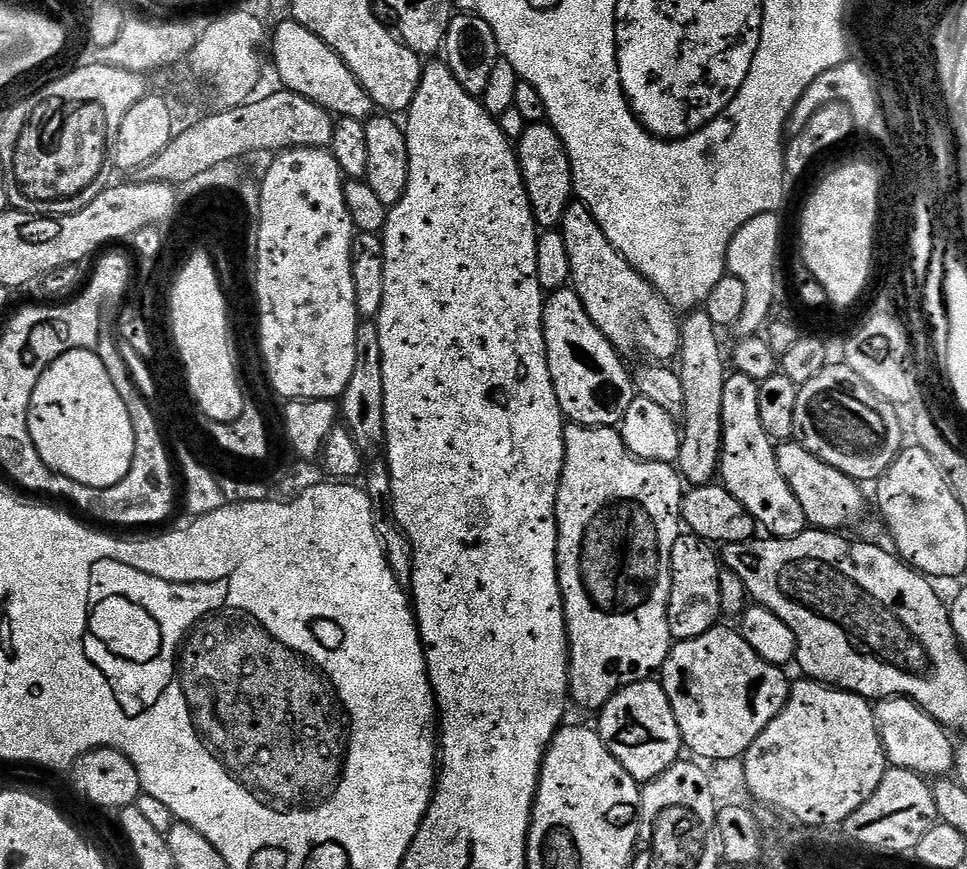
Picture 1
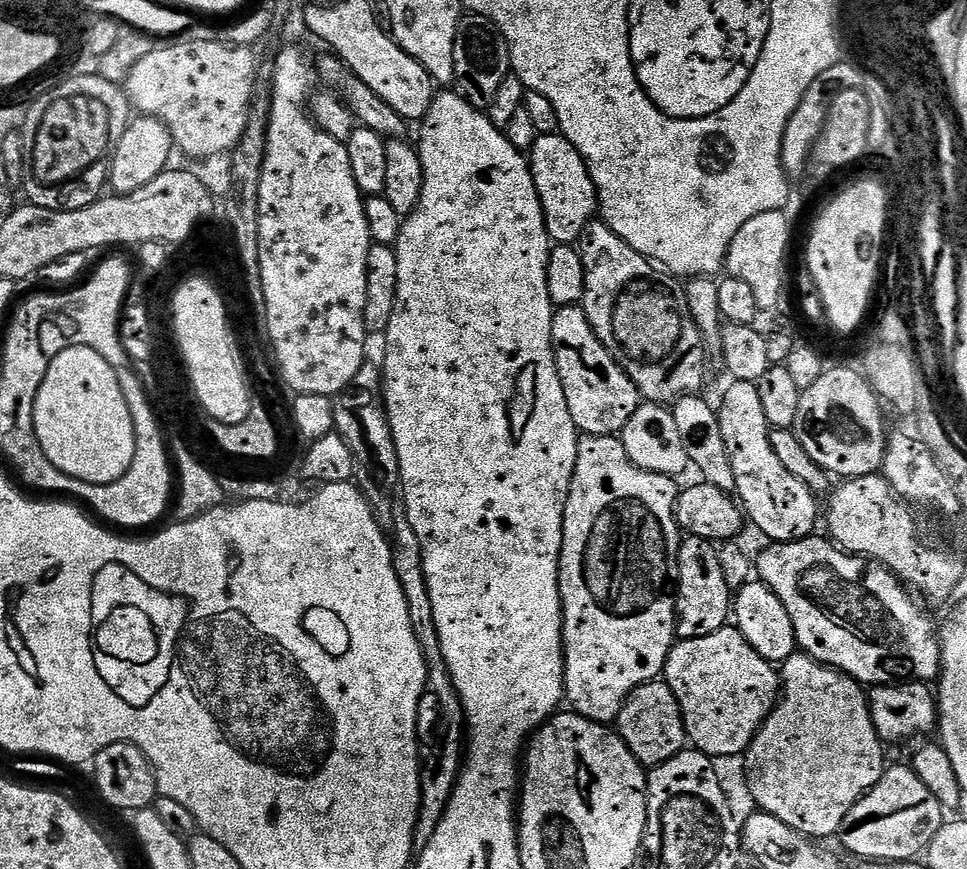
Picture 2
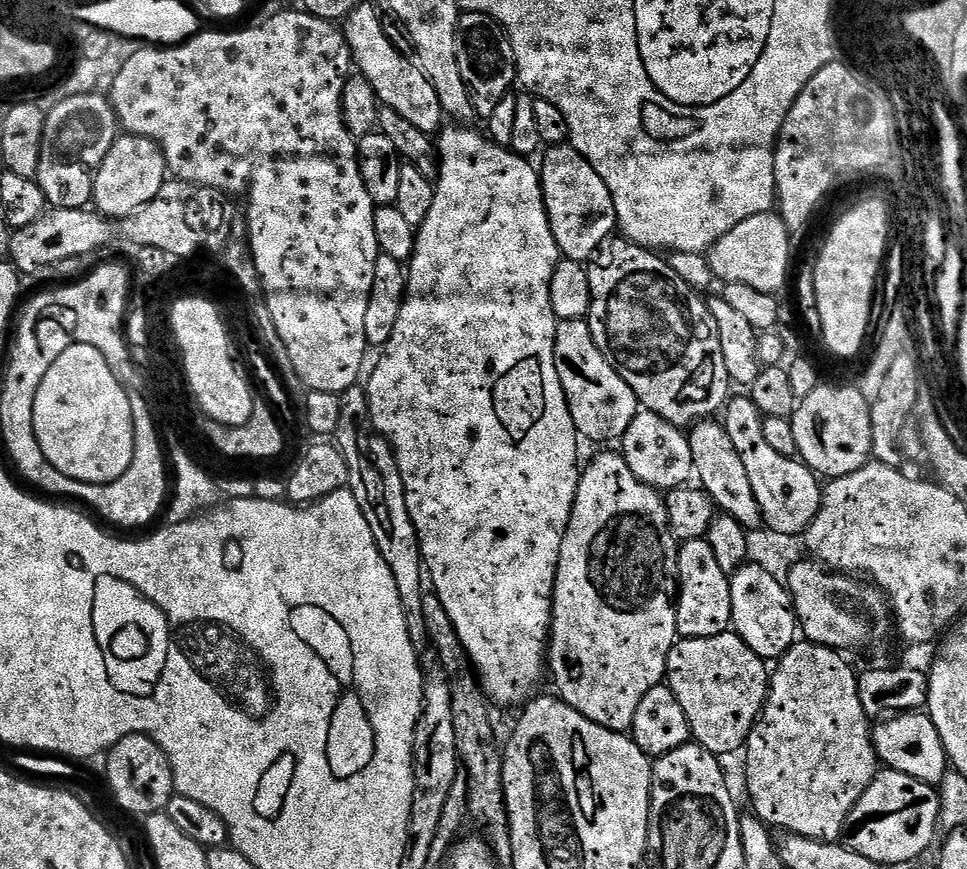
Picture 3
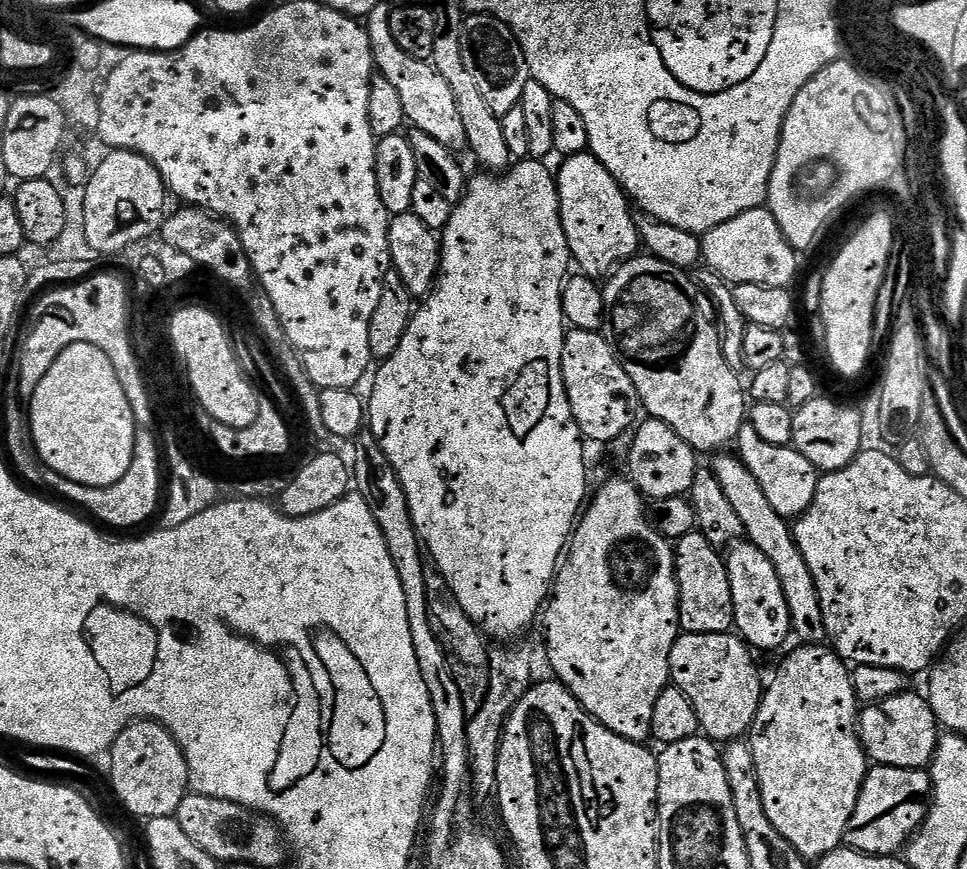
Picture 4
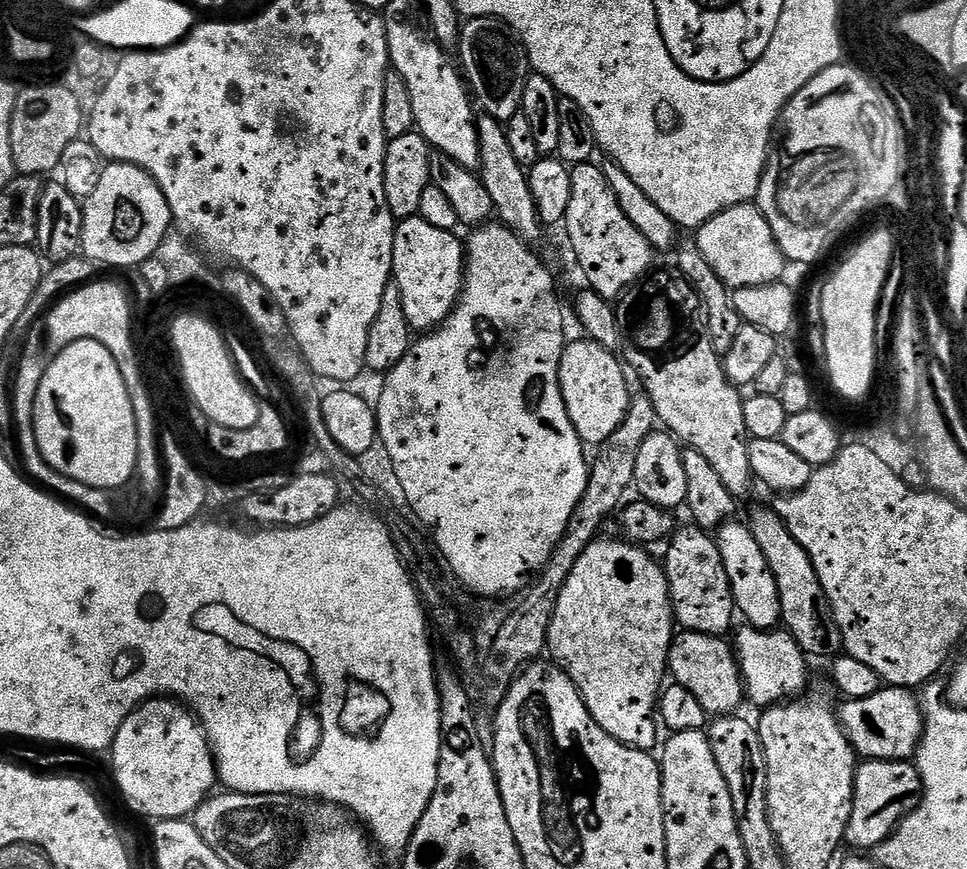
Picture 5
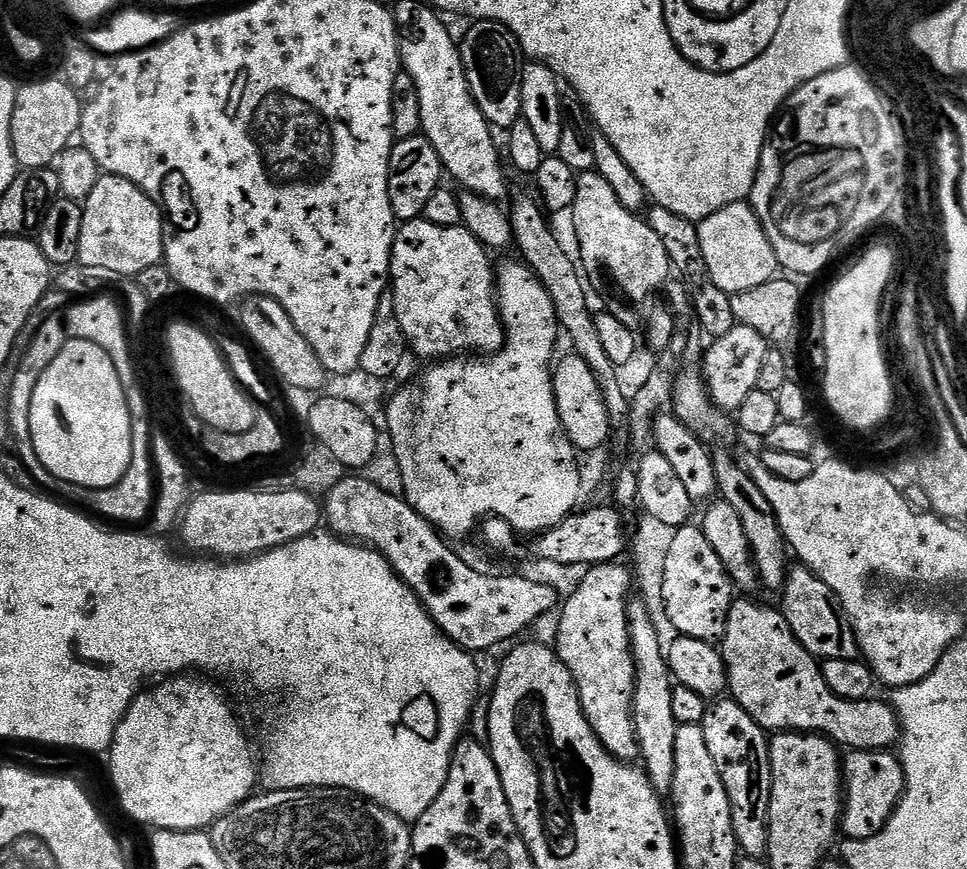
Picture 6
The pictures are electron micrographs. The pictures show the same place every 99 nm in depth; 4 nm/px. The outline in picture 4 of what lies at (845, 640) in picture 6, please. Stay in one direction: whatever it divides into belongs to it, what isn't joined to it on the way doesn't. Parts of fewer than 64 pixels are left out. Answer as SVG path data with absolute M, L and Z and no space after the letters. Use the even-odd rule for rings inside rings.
M716 454L711 457L712 473L714 478L718 478L718 486L722 486L726 499L730 502L732 509L738 513L738 519L742 521L747 543L758 546L758 550L762 550L762 554L766 554L766 558L770 558L770 562L774 566L774 574L778 574L778 582L782 582L782 594L786 594L786 606L790 610L790 622L795 639L798 638L797 641L800 644L824 644L828 635L826 634L826 622L822 618L818 590L814 578L810 574L810 566L806 566L806 558L802 558L802 550L798 550L789 521L784 520L782 514L778 514L774 510L774 506L770 506L770 501L766 499L762 486L758 486L758 478L754 478L754 474L750 474L750 470L740 461L739 455L724 455L728 454Z

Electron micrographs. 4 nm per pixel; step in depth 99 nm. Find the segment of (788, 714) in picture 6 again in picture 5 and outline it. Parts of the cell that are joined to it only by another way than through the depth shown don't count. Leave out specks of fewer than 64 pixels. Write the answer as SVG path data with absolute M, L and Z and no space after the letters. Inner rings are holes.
M747 626L741 629L736 640L734 639L734 651L736 663L740 665L740 676L744 679L747 699L753 700L760 710L795 701L808 684L809 661L798 642L786 630L765 630ZM881 687L879 692L870 694L870 698L857 700L845 699L844 705L838 708L840 725L844 727L846 738L852 744L857 757L864 760L907 760L911 761L920 746L920 739L924 733L924 713L922 704L916 701L917 693L907 688Z

